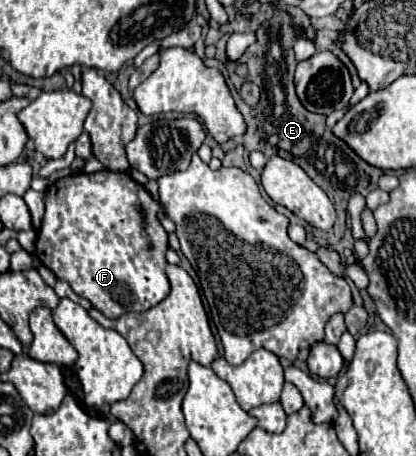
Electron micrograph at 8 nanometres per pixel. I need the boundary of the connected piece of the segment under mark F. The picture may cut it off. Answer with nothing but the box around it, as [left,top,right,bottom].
[34,169,170,319]

